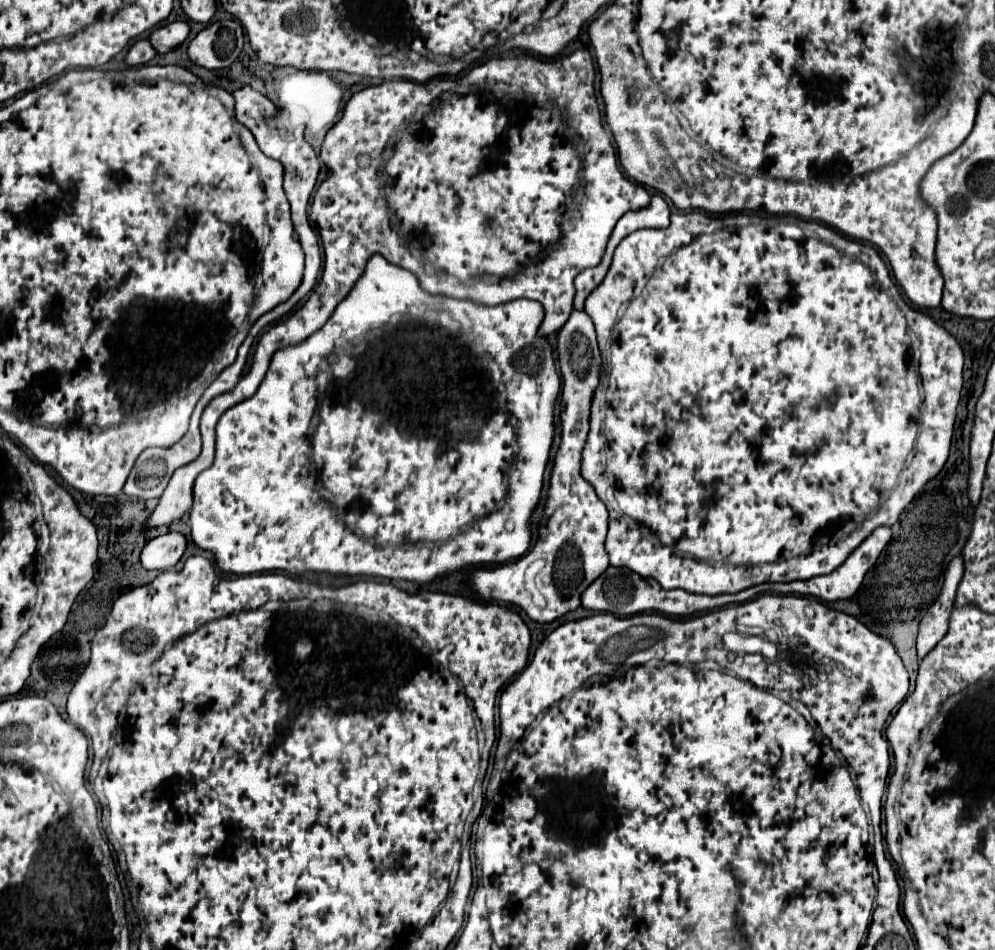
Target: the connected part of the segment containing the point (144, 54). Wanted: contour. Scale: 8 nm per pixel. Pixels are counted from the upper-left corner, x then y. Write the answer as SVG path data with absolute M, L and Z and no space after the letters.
M137 40L133 46L131 46L131 50L127 52L127 64L131 64L131 66L139 66L139 64L147 64L153 56L155 56L157 52L155 52L155 48L151 46L151 42L149 40Z

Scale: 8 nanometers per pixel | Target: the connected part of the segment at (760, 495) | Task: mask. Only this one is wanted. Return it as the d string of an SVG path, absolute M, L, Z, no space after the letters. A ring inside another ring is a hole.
M673 212L671 214L671 226L663 228L663 230L637 230L633 234L629 234L627 238L623 238L623 242L617 246L611 268L605 276L605 280L589 294L587 302L585 302L585 312L591 316L595 330L597 330L597 340L599 340L599 348L601 348L601 356L603 356L603 366L601 366L601 382L597 386L597 394L593 394L593 402L591 402L591 430L587 434L587 442L585 448L581 452L581 476L595 488L597 496L603 500L603 504L609 510L609 532L605 538L605 550L611 556L611 566L619 566L619 568L629 568L641 576L651 576L655 578L665 590L673 590L673 588L681 588L687 592L697 592L697 594L709 594L709 596L717 596L717 594L735 594L741 592L749 586L755 584L763 584L763 582L793 582L793 580L809 580L813 576L821 576L821 574L829 574L835 568L839 568L847 556L879 526L893 526L899 518L899 514L905 510L905 506L921 492L921 488L935 478L943 464L947 462L949 456L949 448L951 448L951 436L953 436L953 422L955 422L955 410L959 404L959 392L963 388L963 350L961 344L957 342L957 338L947 332L941 324L937 324L931 316L923 314L923 312L915 312L911 308L907 308L907 300L903 298L901 290L893 284L889 270L885 266L885 262L881 260L879 252L865 244L865 242L857 242L857 240L849 240L839 236L837 232L833 232L831 228L811 222L811 230L815 232L813 236L807 236L807 232L803 232L797 224L787 224L781 222L781 218L759 218L759 216L747 216L747 214L735 214L729 216L729 224L723 218L713 218L709 214L703 212ZM909 332L915 332L921 340L921 358L919 358L919 372L913 364L913 356L909 354L911 348L911 336ZM921 378L923 384L923 392L925 398L921 400L917 382Z

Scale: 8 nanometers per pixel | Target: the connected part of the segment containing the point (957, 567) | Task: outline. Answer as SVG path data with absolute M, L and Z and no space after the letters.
M957 554L945 572L945 582L941 588L939 598L933 602L933 606L927 610L919 624L919 634L917 634L917 654L923 658L929 650L935 648L935 644L947 634L947 624L949 616L953 610L953 598L957 592L957 586L963 576L963 554Z

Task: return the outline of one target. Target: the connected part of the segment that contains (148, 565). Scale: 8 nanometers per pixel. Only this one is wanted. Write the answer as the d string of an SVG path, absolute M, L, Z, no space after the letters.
M167 532L147 542L141 554L145 570L167 570L173 568L187 548L187 540L181 532Z

